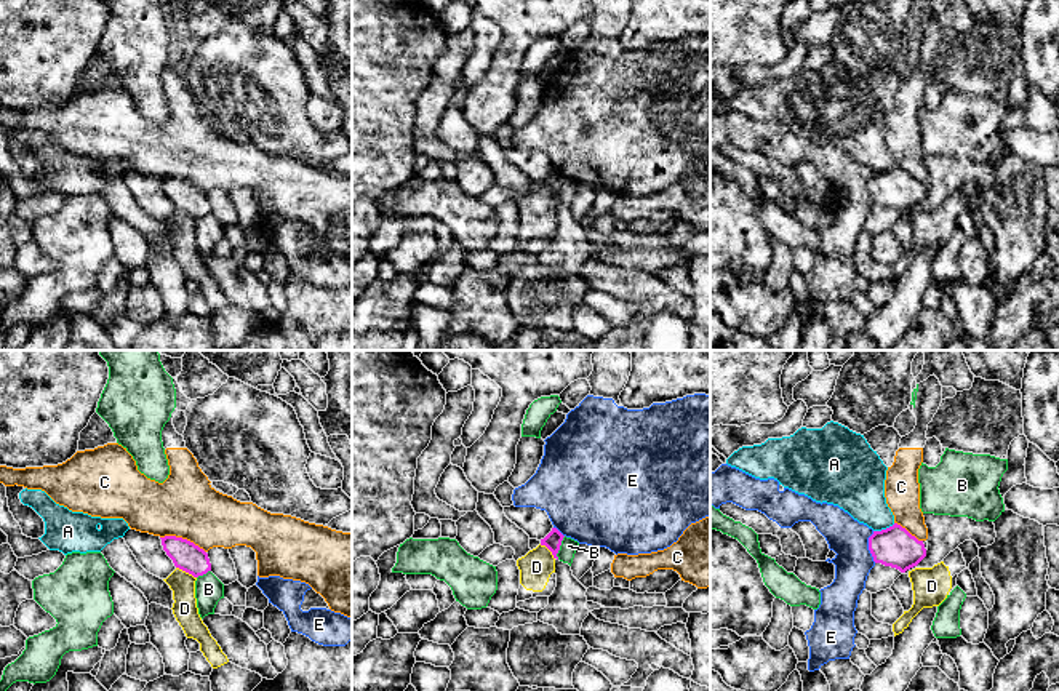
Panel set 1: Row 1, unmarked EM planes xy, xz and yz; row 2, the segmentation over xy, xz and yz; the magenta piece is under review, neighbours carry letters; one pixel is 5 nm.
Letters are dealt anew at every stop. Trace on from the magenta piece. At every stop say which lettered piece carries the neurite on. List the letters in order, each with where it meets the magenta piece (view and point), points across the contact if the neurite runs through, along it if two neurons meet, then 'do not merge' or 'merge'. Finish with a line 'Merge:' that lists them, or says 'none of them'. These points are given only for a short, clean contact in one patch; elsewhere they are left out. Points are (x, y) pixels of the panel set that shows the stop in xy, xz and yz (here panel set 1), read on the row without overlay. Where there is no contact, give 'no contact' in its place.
A: meets magenta in yz at (883, 171); do not merge
B: meets magenta in xz at (559, 189); border along xz (565, 178), (557, 200); do not merge
C: meets magenta in xy at (181, 179); border along xy (160, 178), (186, 179), (205, 194); do not merge
D: meets magenta in xy at (186, 213); border along xy (176, 208), (195, 219); do not merge
E: meets magenta in yz at (869, 189); do not merge
Merge: none of them

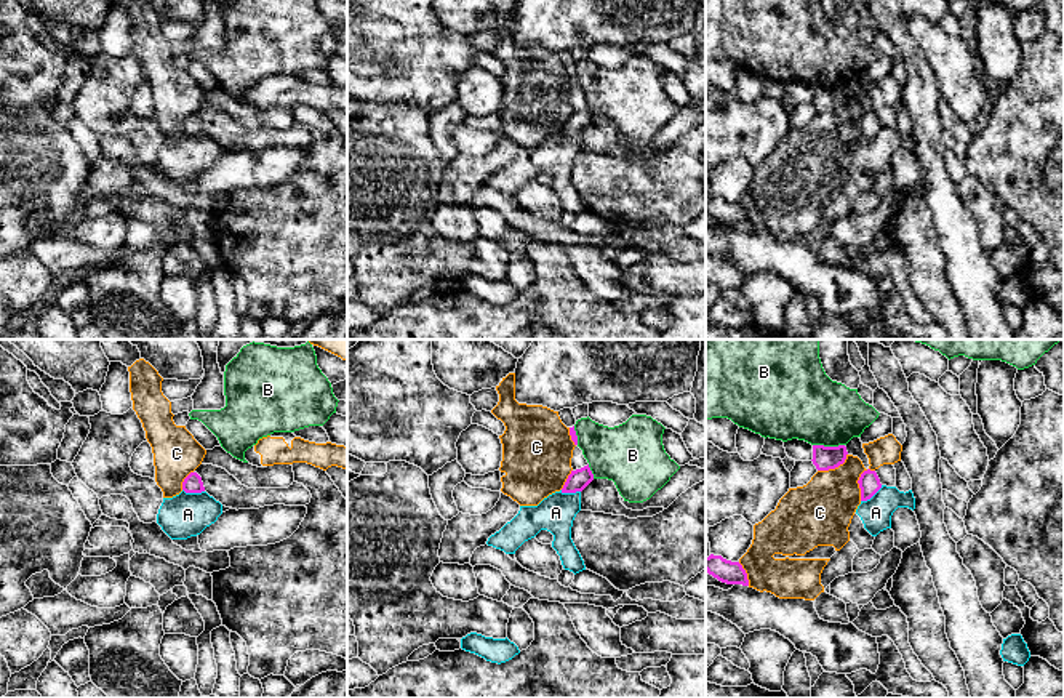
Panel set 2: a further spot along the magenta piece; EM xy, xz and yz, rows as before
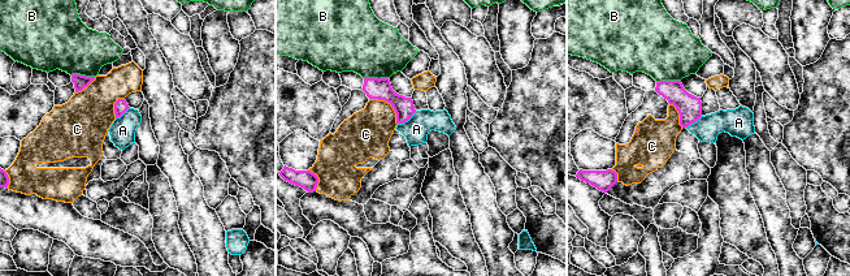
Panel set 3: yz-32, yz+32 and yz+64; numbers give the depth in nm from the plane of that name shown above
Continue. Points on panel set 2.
A: meets magenta in yz at (871, 138); border along yz (882, 127), (861, 143); do not merge
B: meets magenta in yz at (829, 88); do not merge
C: meets magenta in yz at (858, 122); do not merge
Merge: none of them

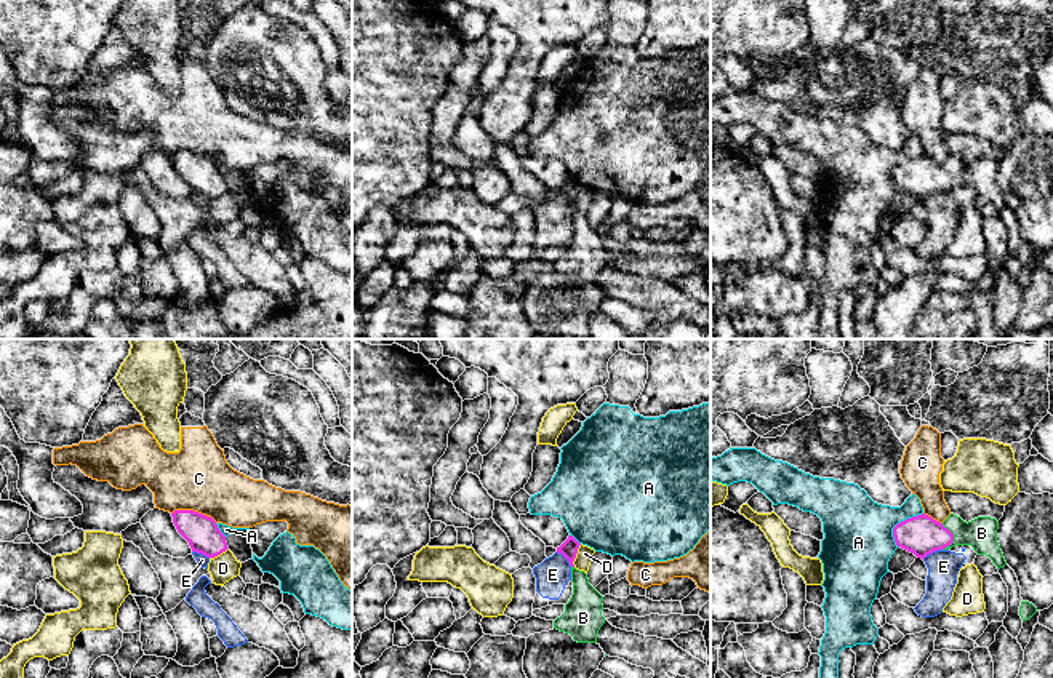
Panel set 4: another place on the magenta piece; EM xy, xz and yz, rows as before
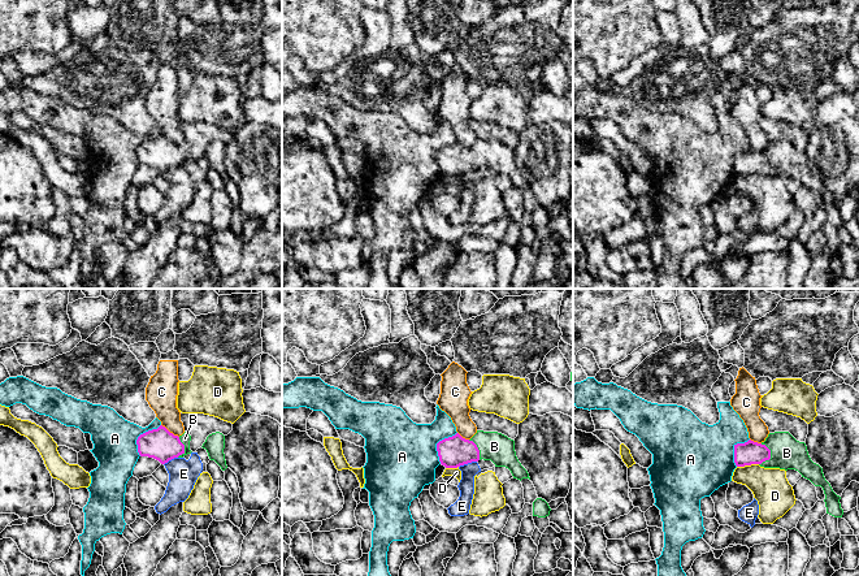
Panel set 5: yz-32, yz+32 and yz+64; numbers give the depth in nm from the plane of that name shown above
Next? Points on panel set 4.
A: meets magenta in yz at (898, 165); do not merge
B: meets magenta in yz at (952, 178); runs through yz (920, 176), (952, 178), (981, 175); merge
C: meets magenta in xy at (192, 152); border along xy (172, 154), (197, 152), (216, 163); do not merge
D: meets magenta in xz at (575, 197); border along xz (581, 186), (573, 208); do not merge
E: meets magenta in yz at (932, 194); border along yz (941, 191), (922, 200); do not merge
Merge: B

